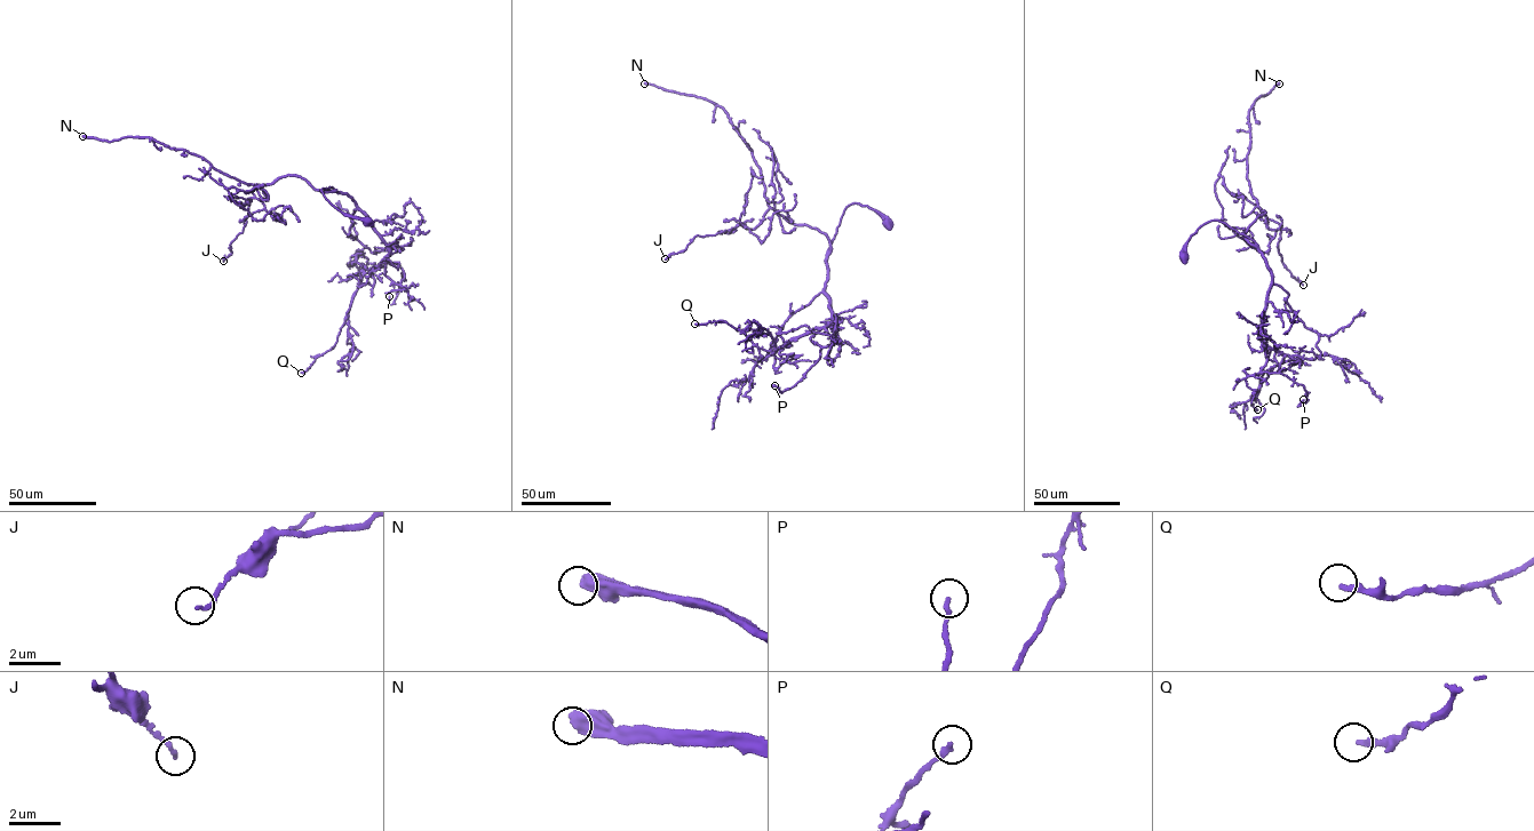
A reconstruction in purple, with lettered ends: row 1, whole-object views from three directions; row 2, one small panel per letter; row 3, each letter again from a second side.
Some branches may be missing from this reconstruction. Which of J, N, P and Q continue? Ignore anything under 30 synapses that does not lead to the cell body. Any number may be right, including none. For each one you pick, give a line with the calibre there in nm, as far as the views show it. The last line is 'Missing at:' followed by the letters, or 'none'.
N: Thickness 550 nm
Missing at: N

